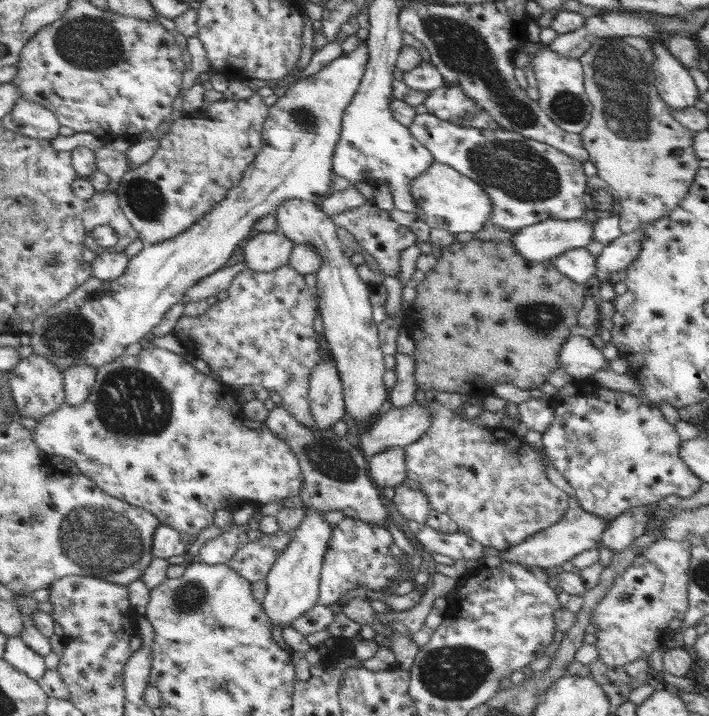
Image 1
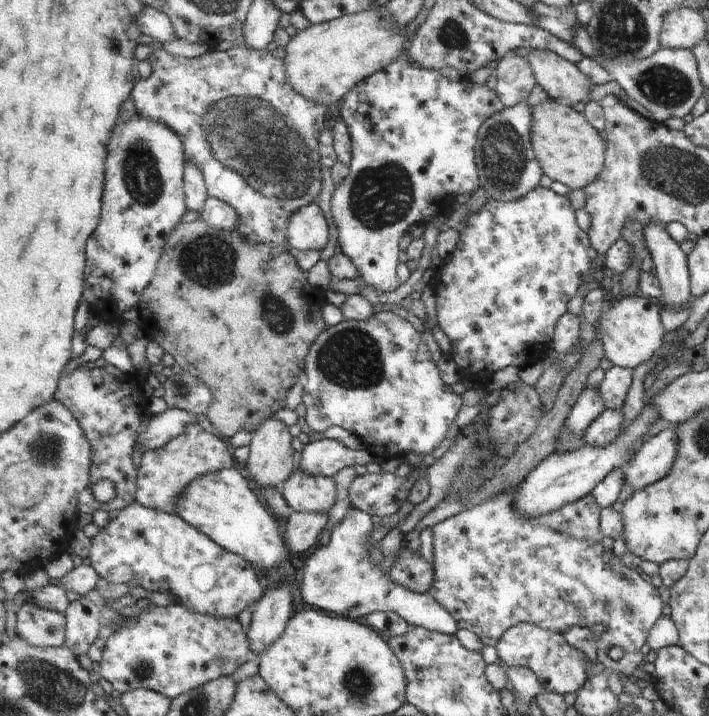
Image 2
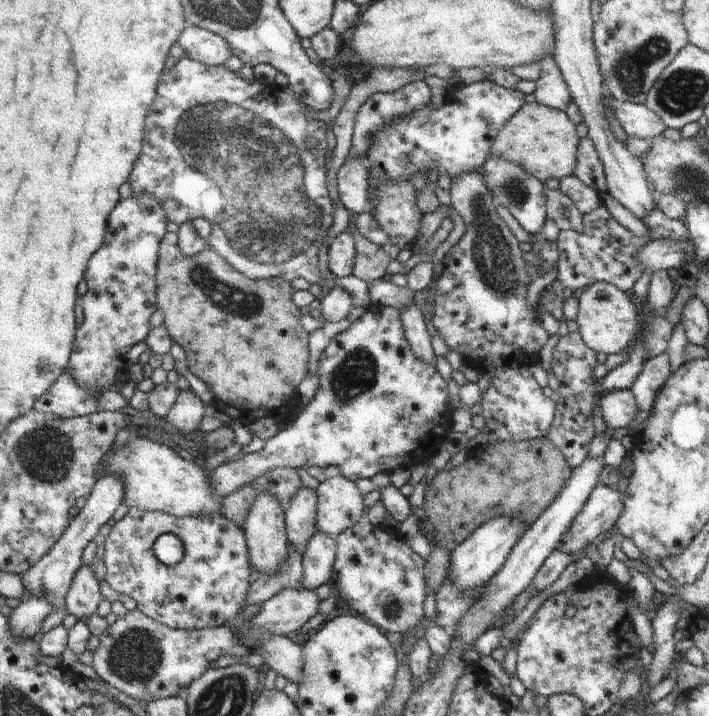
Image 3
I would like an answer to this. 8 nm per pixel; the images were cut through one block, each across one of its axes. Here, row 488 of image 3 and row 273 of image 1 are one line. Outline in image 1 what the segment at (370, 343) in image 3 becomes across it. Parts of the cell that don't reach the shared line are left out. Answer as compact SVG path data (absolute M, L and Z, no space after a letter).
M239 262L239 264L235 264L235 266L229 266L229 268L219 270L219 272L213 274L213 276L203 278L199 286L193 286L193 288L187 292L187 296L185 296L183 302L205 300L205 298L209 298L209 296L217 296L221 290L227 290L227 292L229 292L231 286L233 286L233 282L235 282L235 276L241 274L241 272L247 270L247 268L249 268L247 262Z

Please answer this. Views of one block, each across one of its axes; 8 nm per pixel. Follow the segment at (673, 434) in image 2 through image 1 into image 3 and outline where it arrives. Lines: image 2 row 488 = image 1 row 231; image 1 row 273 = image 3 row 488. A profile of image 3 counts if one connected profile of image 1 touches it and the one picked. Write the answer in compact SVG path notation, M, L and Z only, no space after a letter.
M597 486L581 512L575 516L571 528L561 540L561 552L583 552L585 544L599 534L607 534L623 512L623 494L609 486Z

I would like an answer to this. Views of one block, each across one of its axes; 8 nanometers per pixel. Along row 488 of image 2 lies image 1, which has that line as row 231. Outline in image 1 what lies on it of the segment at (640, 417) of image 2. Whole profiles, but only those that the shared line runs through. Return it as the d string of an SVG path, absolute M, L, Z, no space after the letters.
M545 220L515 232L511 246L531 262L553 260L559 254L585 248L593 240L593 222L587 220Z

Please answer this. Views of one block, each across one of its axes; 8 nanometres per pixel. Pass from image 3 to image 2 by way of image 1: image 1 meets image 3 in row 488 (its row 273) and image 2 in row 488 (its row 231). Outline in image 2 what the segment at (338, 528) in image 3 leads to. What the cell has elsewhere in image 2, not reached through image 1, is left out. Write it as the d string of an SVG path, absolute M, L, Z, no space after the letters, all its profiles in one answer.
M293 470L293 476L281 486L289 506L301 514L329 512L337 500L337 486L333 478L313 476L305 470Z

